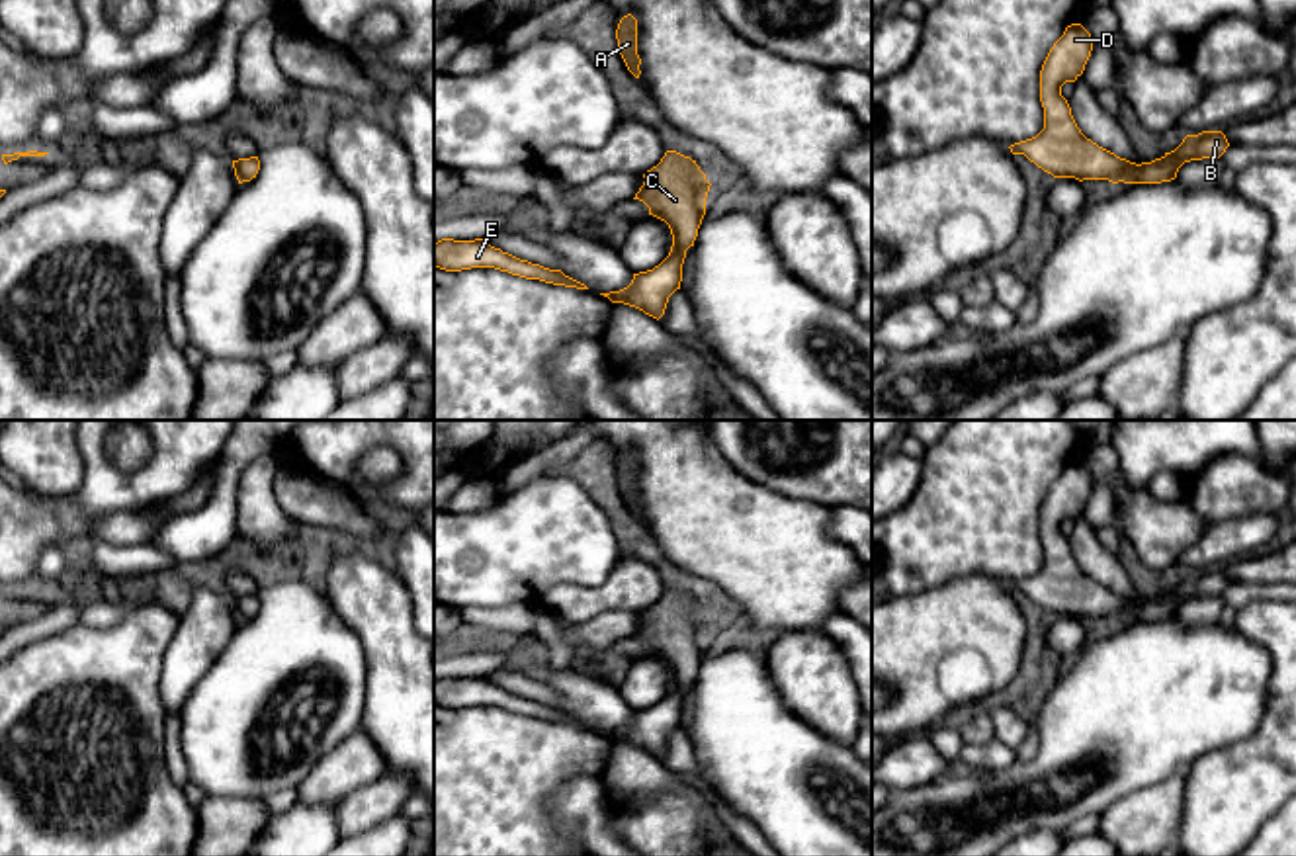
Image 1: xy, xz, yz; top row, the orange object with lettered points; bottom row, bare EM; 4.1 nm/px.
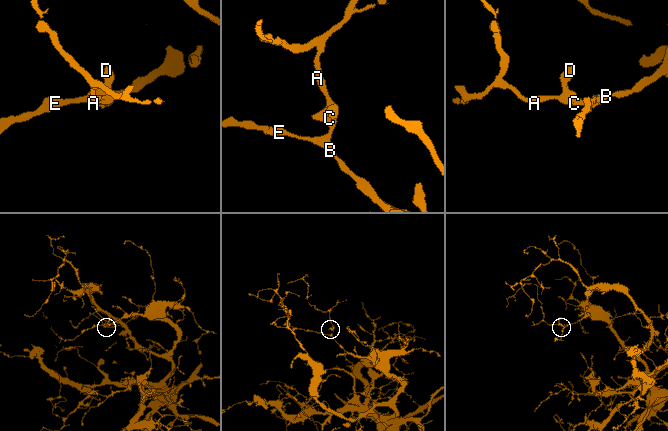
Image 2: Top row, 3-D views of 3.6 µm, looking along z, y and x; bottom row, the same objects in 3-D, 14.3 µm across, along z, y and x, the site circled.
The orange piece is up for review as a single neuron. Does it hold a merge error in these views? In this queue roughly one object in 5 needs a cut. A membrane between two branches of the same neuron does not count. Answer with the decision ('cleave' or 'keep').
keep

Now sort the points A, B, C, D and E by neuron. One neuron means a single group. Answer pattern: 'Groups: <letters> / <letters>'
Groups: A B C D E

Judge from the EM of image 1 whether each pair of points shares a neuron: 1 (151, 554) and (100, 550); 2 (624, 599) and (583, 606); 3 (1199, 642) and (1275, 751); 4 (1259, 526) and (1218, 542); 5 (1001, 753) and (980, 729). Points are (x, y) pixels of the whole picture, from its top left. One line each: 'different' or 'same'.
1: same
2: same
3: different
4: same
5: different

